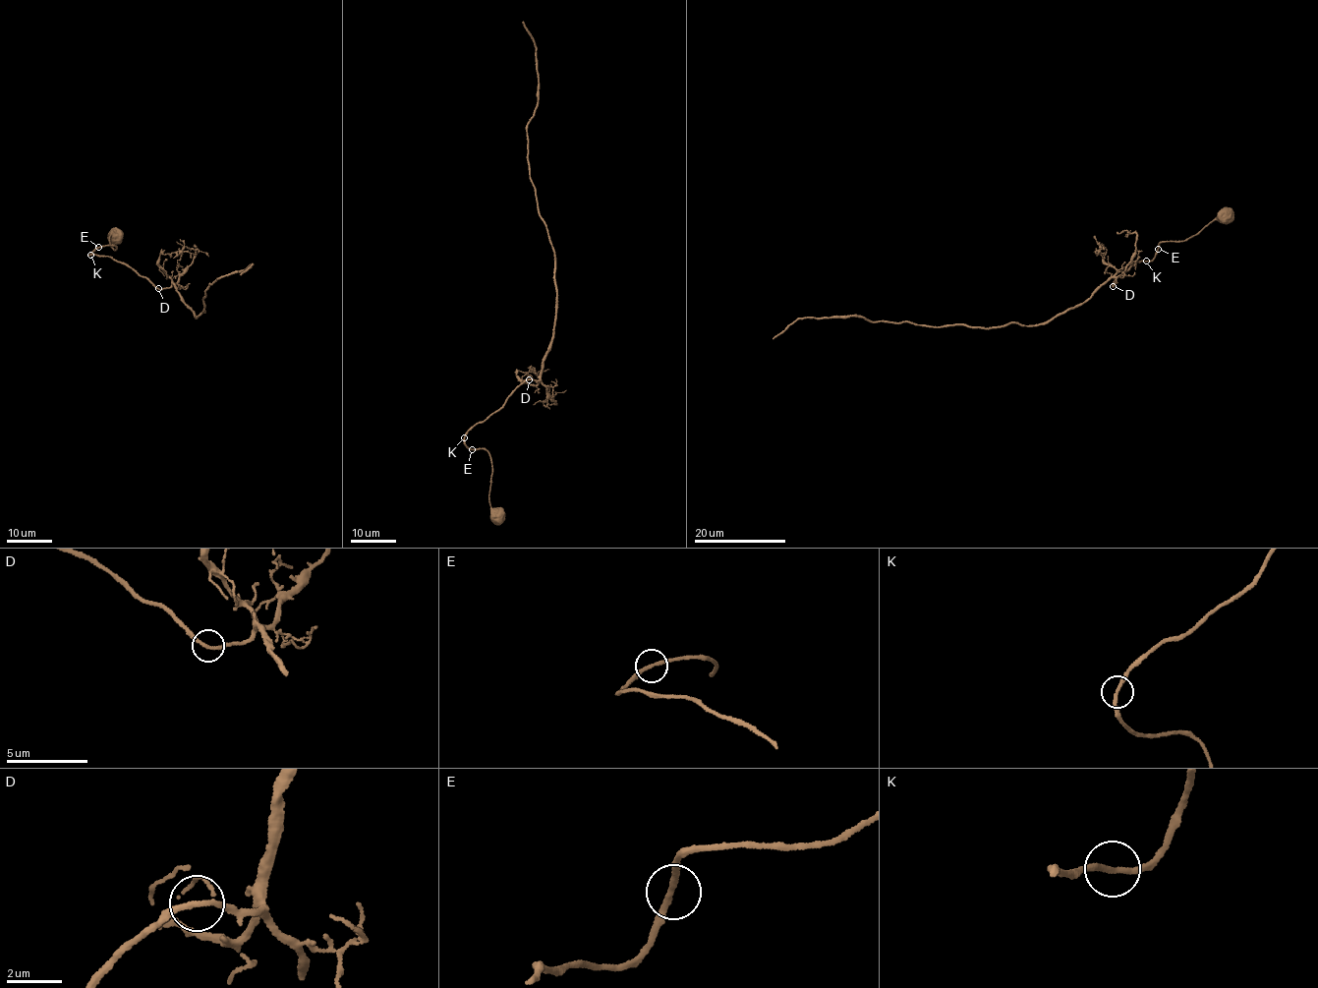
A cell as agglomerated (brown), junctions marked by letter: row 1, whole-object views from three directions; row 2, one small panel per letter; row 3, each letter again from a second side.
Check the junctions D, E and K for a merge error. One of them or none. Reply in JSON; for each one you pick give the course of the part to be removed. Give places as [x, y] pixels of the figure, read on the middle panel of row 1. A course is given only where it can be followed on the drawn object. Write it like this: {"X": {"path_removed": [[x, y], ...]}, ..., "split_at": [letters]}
{"split_at": []}

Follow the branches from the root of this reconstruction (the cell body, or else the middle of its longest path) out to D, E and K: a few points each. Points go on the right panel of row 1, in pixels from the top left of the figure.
D: (1226, 216), (1217, 216), (1184, 240), (1161, 242), (1155, 257), (1149, 261), (1137, 260), (1113, 286)
E: (1226, 216), (1217, 216), (1184, 240), (1161, 242), (1158, 249)
K: (1226, 216), (1217, 216), (1184, 240), (1161, 242), (1155, 257), (1146, 261)

